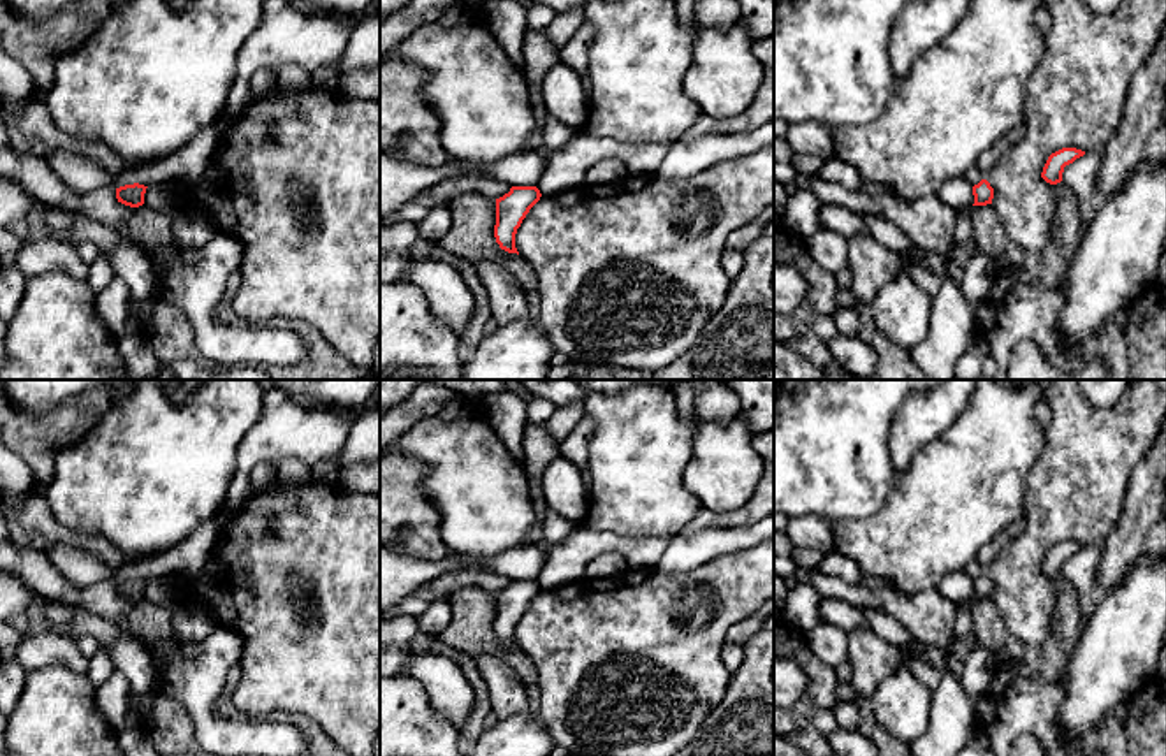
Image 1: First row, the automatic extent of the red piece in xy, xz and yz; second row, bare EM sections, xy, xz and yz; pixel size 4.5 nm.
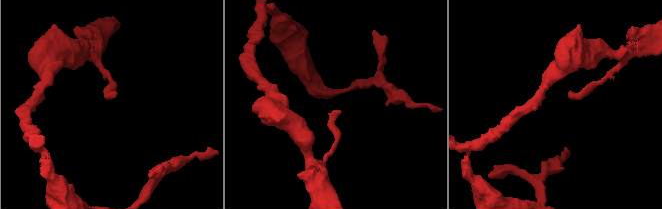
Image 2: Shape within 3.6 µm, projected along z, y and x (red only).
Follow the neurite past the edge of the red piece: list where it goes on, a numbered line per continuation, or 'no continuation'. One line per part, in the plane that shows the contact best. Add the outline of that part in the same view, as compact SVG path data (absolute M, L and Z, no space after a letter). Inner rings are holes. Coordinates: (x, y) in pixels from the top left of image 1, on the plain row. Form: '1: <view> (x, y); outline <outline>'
no continuation

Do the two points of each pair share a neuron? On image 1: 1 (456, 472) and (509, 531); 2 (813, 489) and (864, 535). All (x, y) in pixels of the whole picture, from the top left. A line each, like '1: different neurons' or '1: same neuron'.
1: same neuron
2: different neurons

